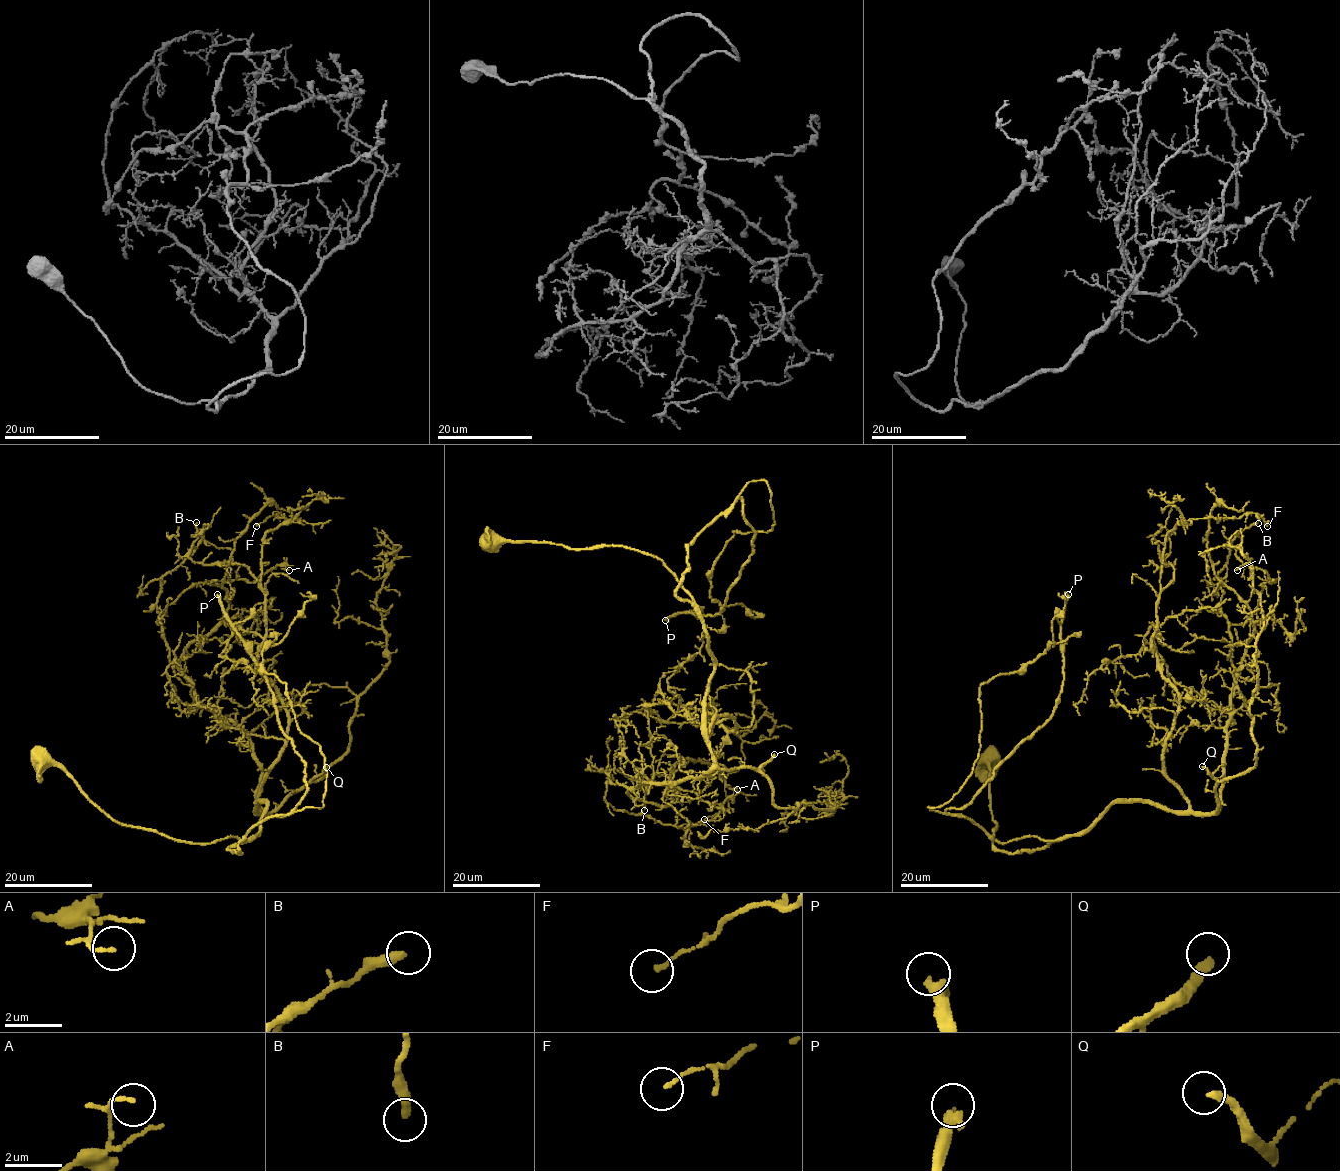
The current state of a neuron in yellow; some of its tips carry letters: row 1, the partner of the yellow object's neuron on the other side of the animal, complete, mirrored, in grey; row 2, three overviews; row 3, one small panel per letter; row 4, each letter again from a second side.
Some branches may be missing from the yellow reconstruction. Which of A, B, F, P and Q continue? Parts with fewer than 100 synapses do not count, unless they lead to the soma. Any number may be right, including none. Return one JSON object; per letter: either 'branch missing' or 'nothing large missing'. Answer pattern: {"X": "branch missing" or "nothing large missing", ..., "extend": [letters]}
{"A": "nothing large missing", "B": "nothing large missing", "F": "nothing large missing", "P": "branch missing", "Q": "branch missing", "extend": ["P", "Q"]}

